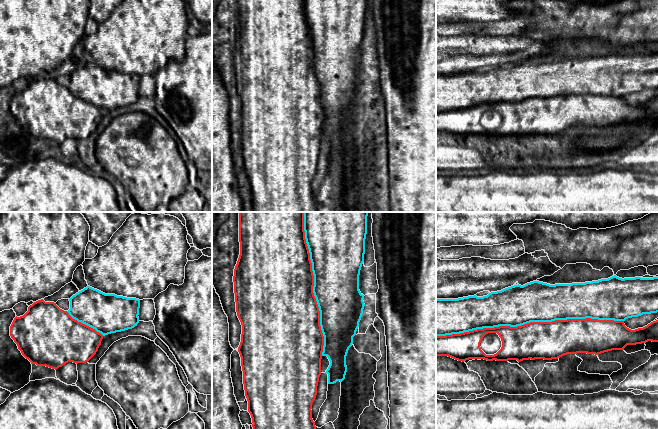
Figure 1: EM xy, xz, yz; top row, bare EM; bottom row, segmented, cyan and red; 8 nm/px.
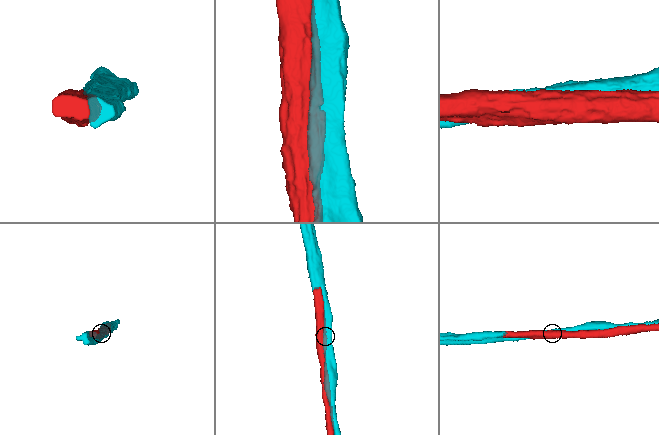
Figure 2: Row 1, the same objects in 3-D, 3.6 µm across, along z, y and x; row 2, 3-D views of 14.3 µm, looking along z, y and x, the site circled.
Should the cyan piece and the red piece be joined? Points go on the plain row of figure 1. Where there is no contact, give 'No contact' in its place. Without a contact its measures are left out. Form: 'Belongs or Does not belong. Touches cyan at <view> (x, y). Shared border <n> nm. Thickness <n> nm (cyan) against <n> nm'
Belongs. Touches cyan at yz (529, 98). Shared border 1500 nm. Thickness 320 nm (cyan) against 300 nm

